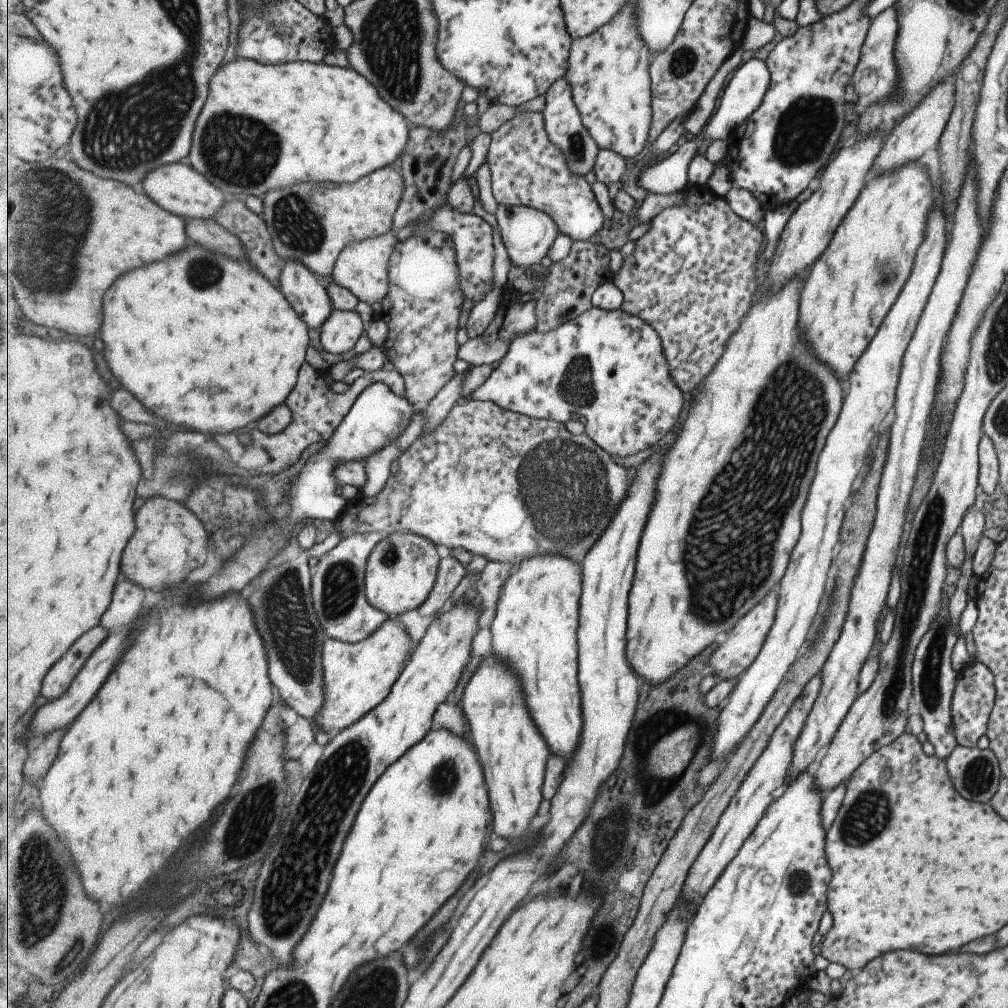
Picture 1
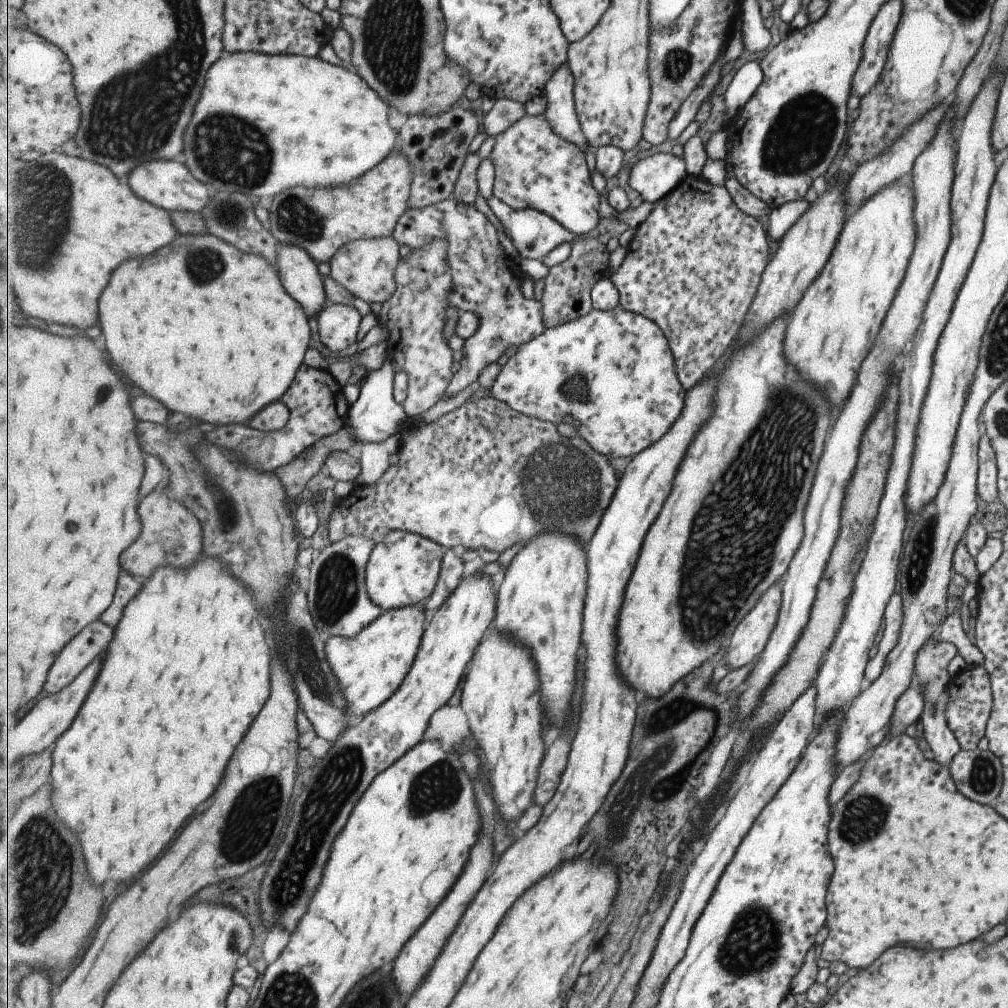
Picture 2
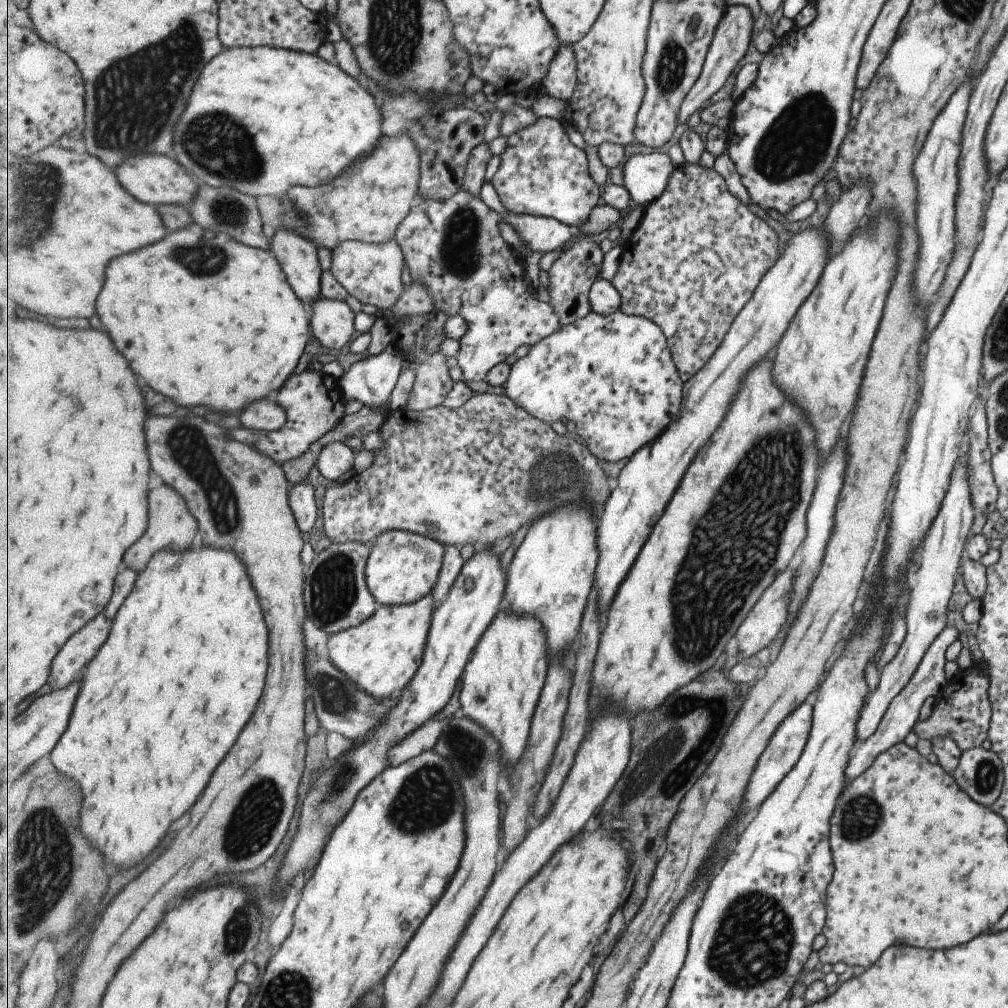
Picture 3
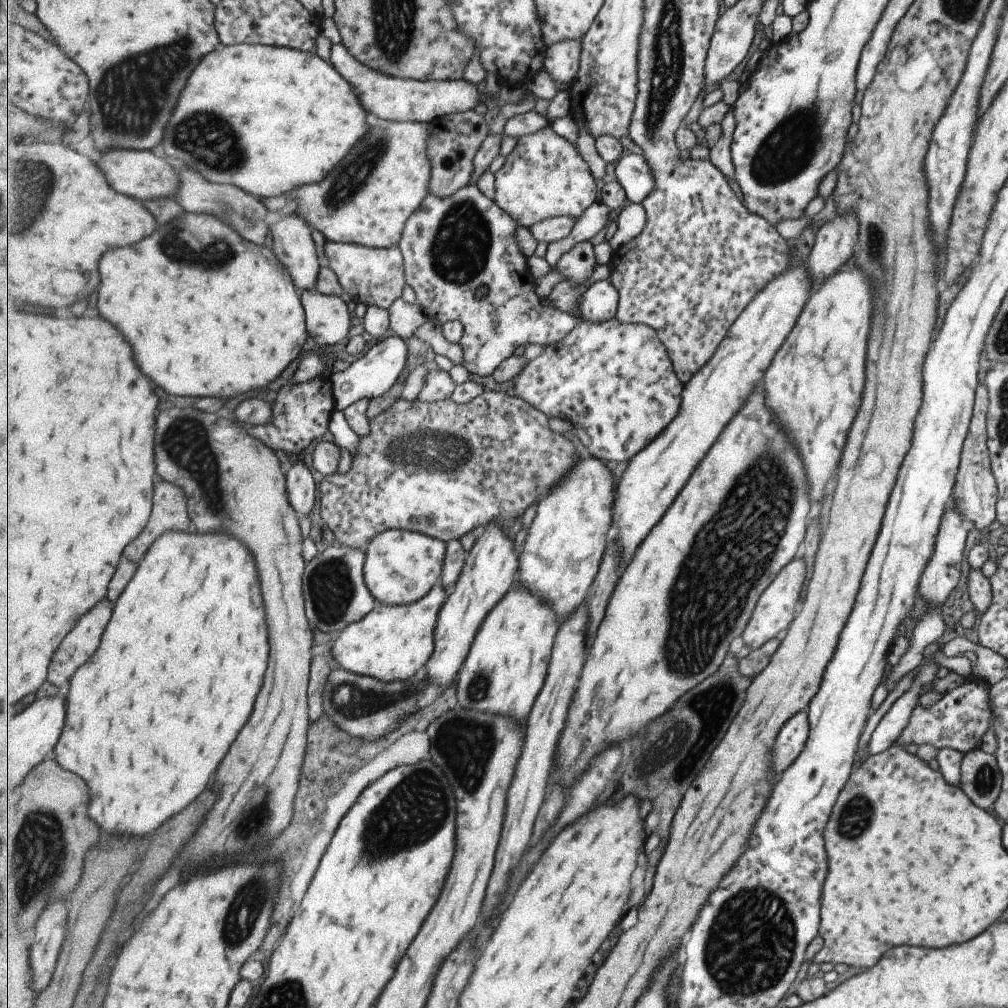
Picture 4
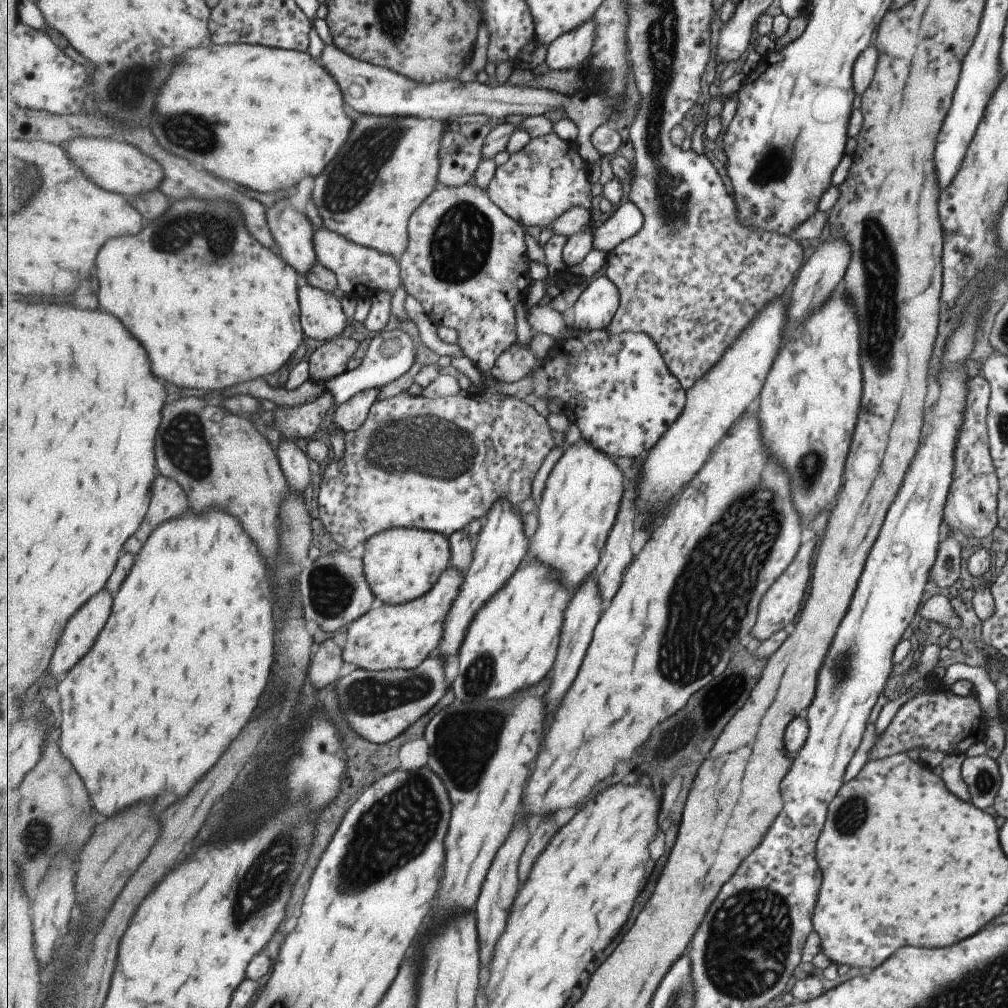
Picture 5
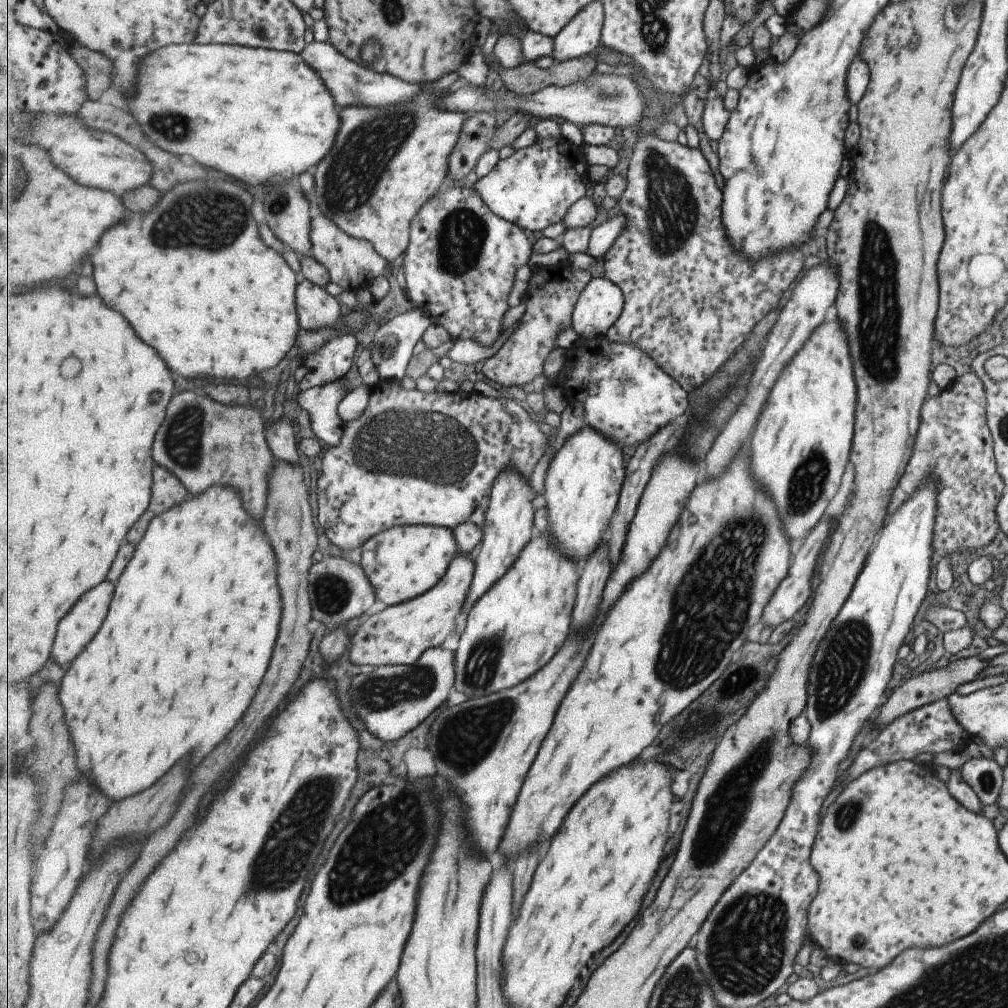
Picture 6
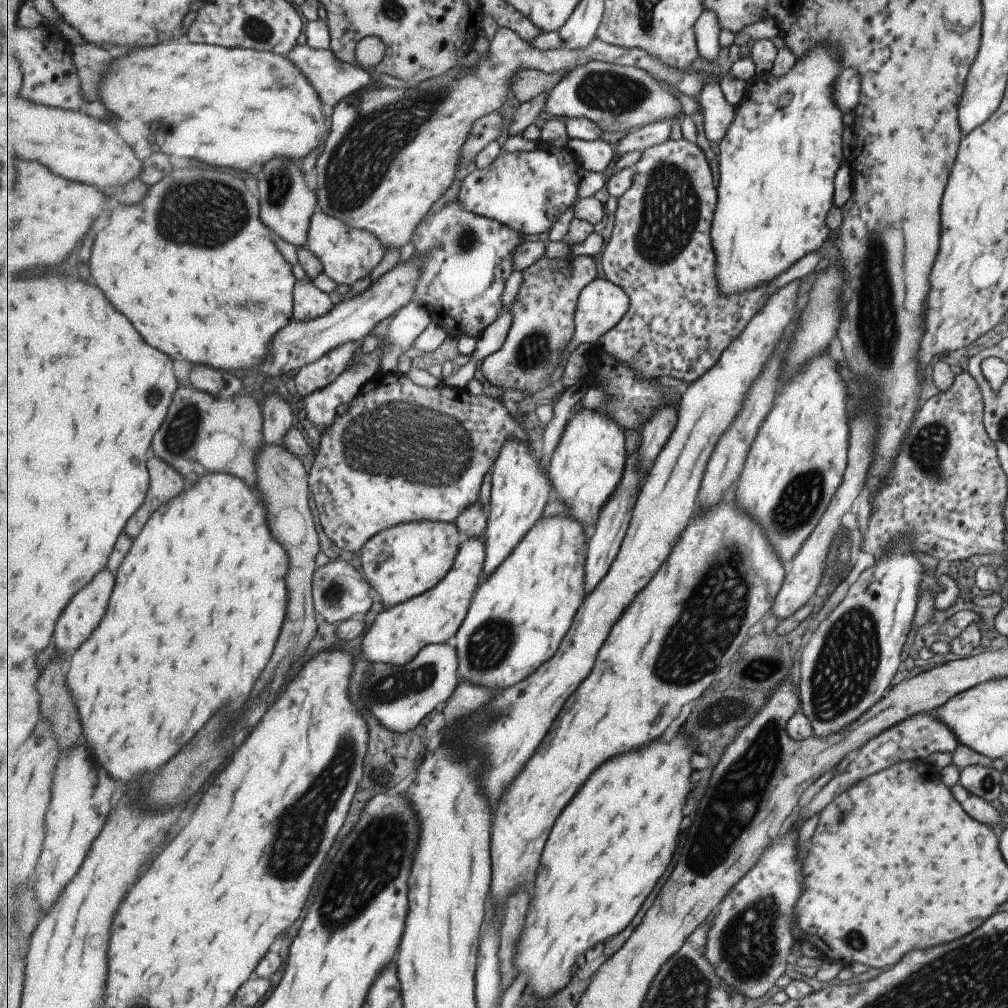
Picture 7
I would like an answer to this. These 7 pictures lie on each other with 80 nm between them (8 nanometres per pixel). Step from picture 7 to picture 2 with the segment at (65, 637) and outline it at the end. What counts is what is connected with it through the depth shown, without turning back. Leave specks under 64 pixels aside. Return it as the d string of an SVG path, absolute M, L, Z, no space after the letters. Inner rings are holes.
M97 620L97 624L89 624L65 652L57 658L57 664L53 663L53 672L48 674L48 682L45 683L47 694L58 693L65 686L69 686L99 654L109 646L113 640L113 628L107 626L103 620Z

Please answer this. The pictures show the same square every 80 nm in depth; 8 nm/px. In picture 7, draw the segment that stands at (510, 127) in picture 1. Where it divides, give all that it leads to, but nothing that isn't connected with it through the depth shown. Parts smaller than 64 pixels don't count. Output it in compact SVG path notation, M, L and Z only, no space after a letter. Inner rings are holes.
M542 145L532 151L502 151L487 168L476 168L460 184L458 200L464 209L509 225L521 234L543 234L577 200L583 180L582 164L571 147Z

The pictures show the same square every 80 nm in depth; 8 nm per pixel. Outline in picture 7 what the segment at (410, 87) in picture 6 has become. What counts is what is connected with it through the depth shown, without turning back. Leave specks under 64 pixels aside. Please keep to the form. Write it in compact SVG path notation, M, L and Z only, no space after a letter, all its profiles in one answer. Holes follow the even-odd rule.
M307 44L297 45L285 56L288 56L288 59L292 60L300 71L312 81L313 88L319 93L320 99L325 106L324 112L327 113L327 117L332 114L337 103L340 103L346 96L351 96L351 94L355 94L367 87L381 85L373 83L373 78L371 78L371 73L368 70L358 65L343 62L332 49L316 49Z

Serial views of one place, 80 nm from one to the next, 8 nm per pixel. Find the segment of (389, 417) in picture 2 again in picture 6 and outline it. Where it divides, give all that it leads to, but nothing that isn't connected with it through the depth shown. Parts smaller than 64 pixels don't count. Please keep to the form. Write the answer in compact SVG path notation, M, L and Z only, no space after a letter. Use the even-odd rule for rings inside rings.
M415 307L404 313L399 313L393 318L385 321L375 332L371 343L372 360L376 372L379 374L379 381L395 381L407 373L407 366L410 365L413 350L417 342L422 340L427 329L432 325L432 320L423 308Z

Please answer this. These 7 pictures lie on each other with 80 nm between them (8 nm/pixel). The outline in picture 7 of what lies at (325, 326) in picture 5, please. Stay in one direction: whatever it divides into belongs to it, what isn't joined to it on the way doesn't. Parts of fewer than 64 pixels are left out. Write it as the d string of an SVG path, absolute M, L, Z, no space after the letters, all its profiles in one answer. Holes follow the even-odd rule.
M311 278L298 281L294 291L293 320L308 321L332 311L336 304L329 293L319 290Z

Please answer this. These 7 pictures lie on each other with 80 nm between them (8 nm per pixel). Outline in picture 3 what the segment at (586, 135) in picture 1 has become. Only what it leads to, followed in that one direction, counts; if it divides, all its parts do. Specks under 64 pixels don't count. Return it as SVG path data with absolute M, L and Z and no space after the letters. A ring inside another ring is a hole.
M563 45L551 63L544 88L552 97L566 102L563 120L571 122L570 100L578 81L578 60L572 45Z

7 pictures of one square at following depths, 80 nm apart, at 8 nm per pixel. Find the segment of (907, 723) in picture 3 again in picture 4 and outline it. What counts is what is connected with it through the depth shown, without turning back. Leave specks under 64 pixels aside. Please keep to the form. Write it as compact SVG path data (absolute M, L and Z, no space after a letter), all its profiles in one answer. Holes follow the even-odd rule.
M927 662L919 670L911 685L880 718L876 728L871 734L868 743L869 755L874 755L887 750L894 744L896 736L901 732L909 718L911 709L917 703L917 692L921 690L923 684L936 680L935 671L939 666Z

